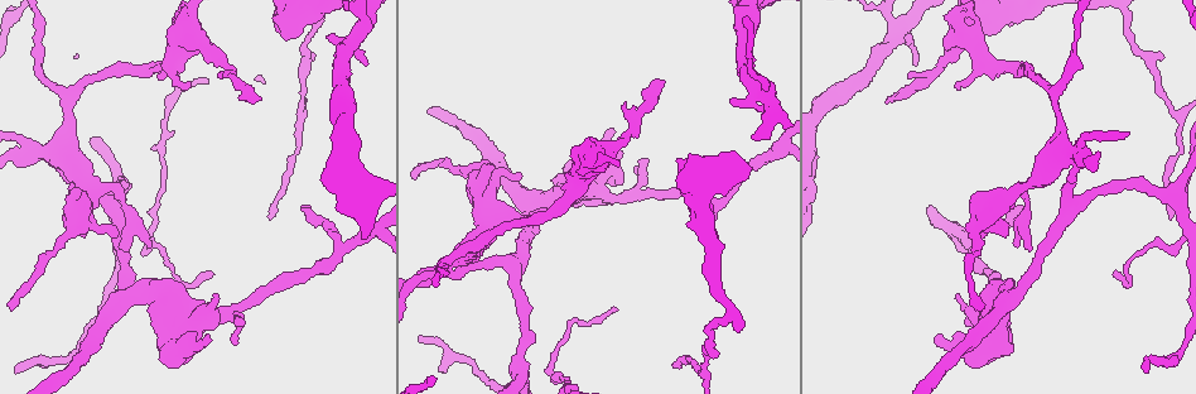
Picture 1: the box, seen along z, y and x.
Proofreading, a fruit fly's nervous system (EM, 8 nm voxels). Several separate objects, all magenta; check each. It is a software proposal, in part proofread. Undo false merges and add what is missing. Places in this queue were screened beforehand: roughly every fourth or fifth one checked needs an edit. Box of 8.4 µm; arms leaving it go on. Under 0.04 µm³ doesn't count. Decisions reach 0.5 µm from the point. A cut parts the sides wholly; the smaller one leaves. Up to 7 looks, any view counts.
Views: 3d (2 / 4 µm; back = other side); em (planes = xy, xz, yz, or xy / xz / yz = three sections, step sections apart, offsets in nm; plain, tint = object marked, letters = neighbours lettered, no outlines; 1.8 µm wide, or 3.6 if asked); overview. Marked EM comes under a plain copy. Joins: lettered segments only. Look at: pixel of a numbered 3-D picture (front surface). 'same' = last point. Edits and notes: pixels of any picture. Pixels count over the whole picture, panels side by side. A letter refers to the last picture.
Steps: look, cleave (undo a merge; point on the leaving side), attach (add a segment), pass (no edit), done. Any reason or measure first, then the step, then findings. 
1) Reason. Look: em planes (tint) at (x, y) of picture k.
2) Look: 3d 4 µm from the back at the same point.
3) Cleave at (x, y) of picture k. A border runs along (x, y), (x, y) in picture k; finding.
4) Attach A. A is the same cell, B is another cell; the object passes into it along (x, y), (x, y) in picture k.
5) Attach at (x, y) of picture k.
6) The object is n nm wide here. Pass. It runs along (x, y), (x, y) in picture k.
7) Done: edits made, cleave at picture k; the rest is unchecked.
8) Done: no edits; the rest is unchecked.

An open end. Look: em planes (letters) at (365, 62) of picture 1.

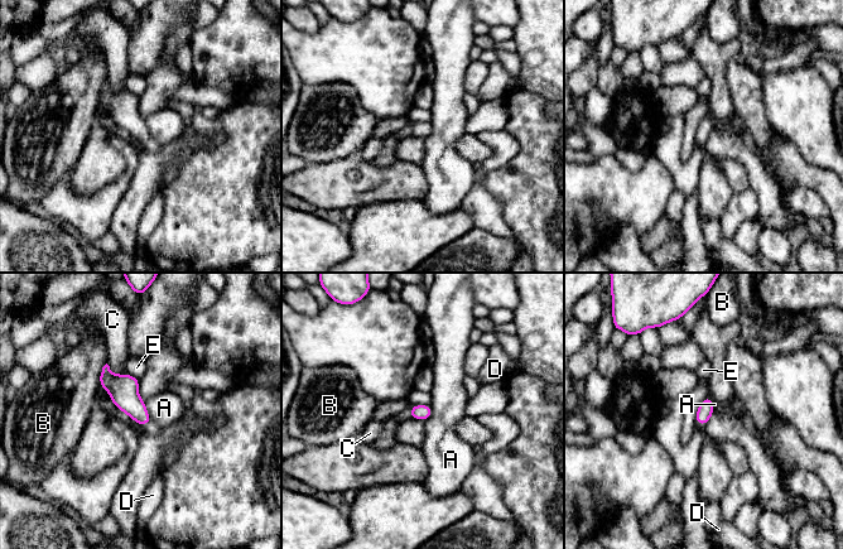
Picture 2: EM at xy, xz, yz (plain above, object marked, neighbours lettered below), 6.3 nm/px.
The longest contact is with B, 170 nm. Attach D. D is the same cell, A, B, C and E are other cells; the object passes into it along (124, 394), (147, 423), (152, 428) in picture 2; it goes on there.

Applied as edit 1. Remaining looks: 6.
Look: overview.

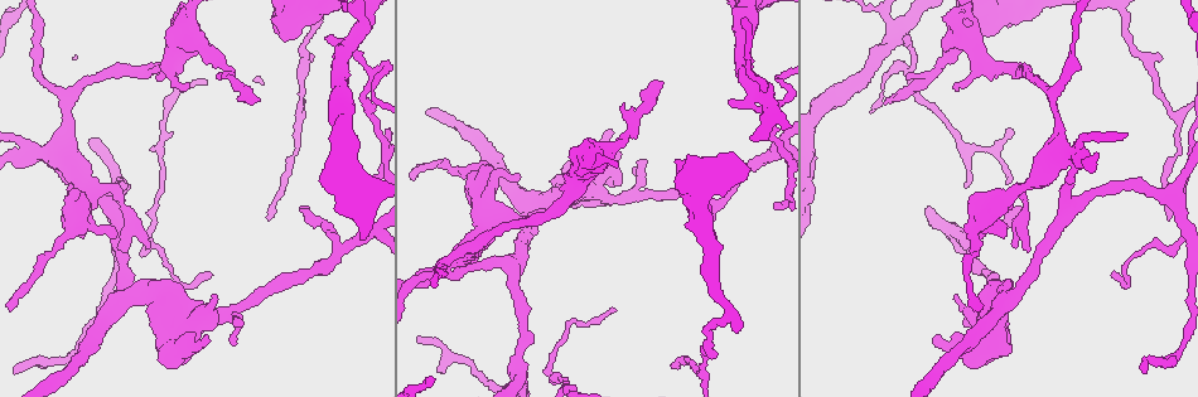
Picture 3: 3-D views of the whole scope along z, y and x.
Branch stops here. Look: em planes (letters) at (211, 296) of picture 3.

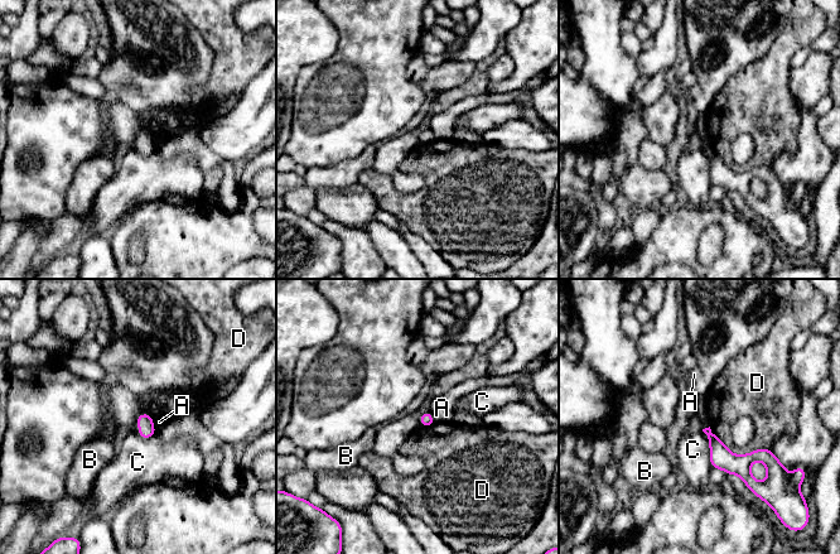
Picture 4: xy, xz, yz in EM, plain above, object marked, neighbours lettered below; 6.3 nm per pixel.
Pass. A, B, C and D are other cells; it runs along (710, 436), (730, 459), (767, 454) in picture 4; no lettered segment goes on from it.

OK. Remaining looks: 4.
Branch point. Look: 3d 4 µm at (1075, 153) of picture 3.

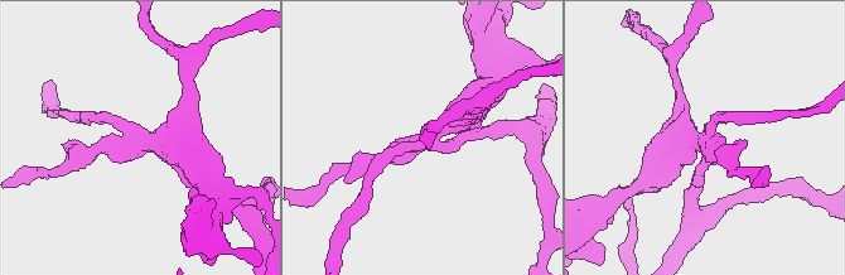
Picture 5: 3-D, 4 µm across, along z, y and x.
3 arms meet here; the arms are 190, 220, 420 nm wide; need the tissue. Look: em planes (tint) at (136, 139) of picture 5.

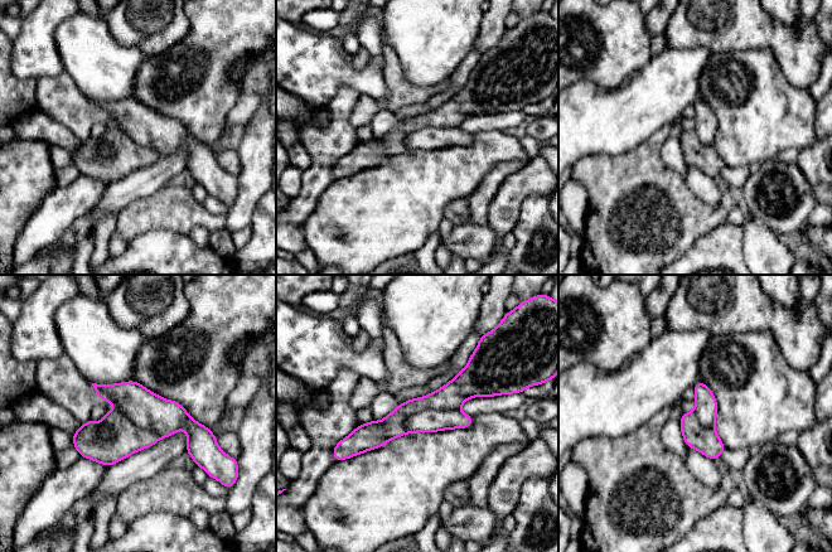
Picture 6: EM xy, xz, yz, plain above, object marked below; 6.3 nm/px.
Look: em planes (letters) at the same point.

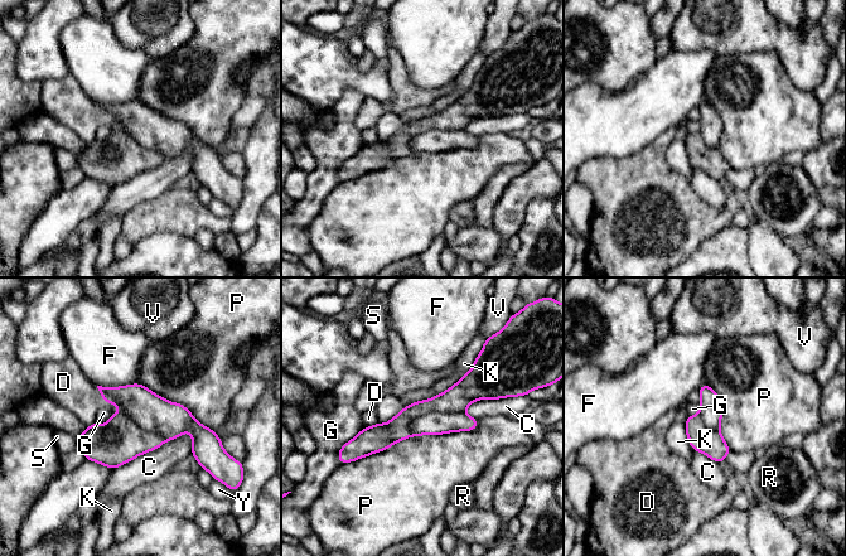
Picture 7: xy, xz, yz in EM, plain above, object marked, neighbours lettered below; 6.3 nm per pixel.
Cleave at (465, 391) of picture 7. C, D, F, G, K, P, R, S, V and Y are other cells; a border runs along (464, 411), (428, 411), (409, 430) in picture 7; a second cell is stuck on.

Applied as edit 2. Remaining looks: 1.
Done: edits made, attach at picture 2, cleave at picture 7; the rest is unchecked.

